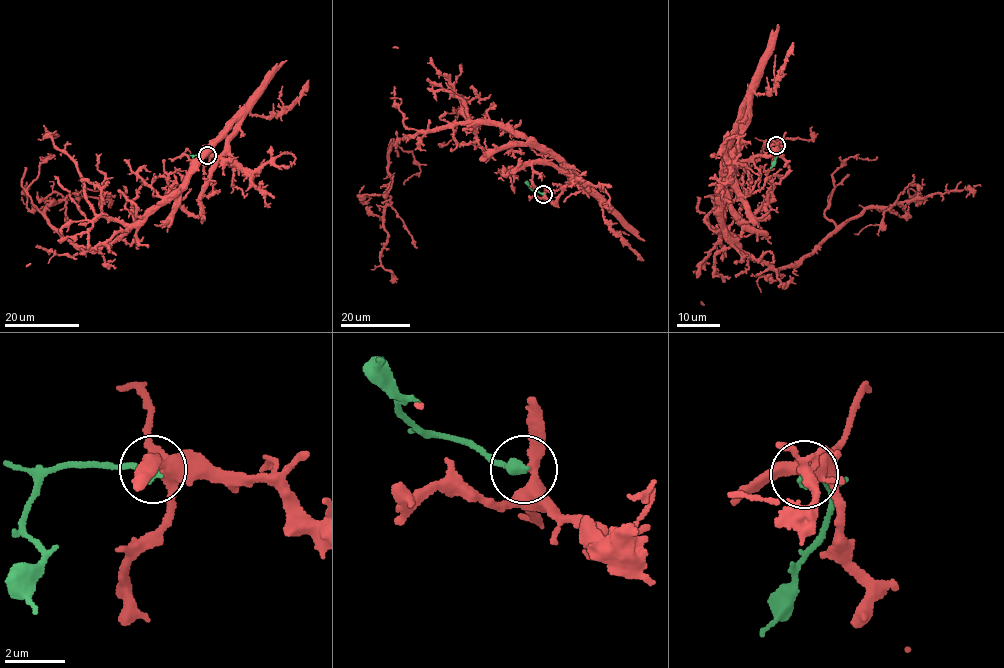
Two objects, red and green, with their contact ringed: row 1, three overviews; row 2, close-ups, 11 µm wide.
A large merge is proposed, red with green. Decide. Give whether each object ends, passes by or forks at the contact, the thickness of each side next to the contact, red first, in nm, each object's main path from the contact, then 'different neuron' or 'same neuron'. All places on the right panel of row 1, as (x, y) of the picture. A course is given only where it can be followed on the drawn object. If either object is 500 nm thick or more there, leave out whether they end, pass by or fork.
red passes by | green ends | 380/400 nm | red via (776, 144), (736, 159), (748, 100), (719, 188), (729, 235), (775, 269), (866, 209), (968, 187), (966, 198) | green via (776, 145), (779, 146), (779, 155), (770, 169) | different neuron

